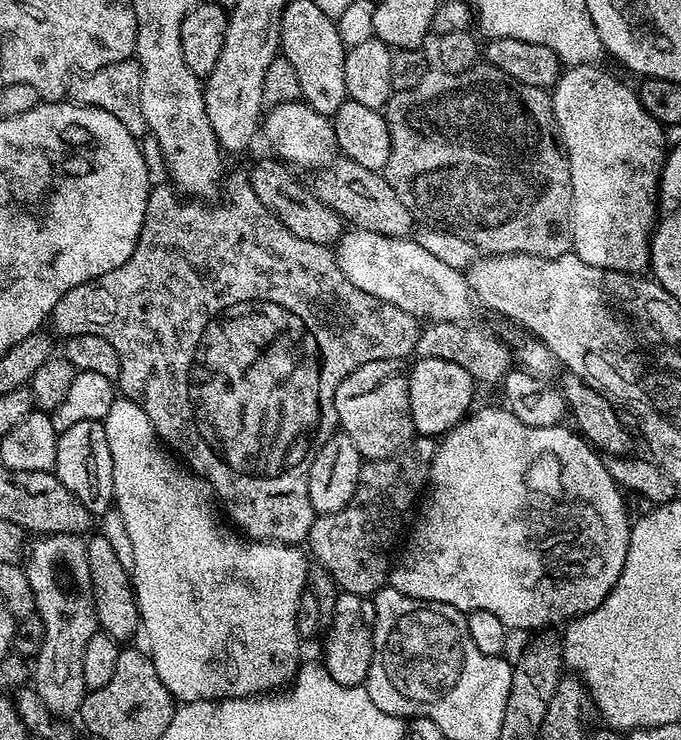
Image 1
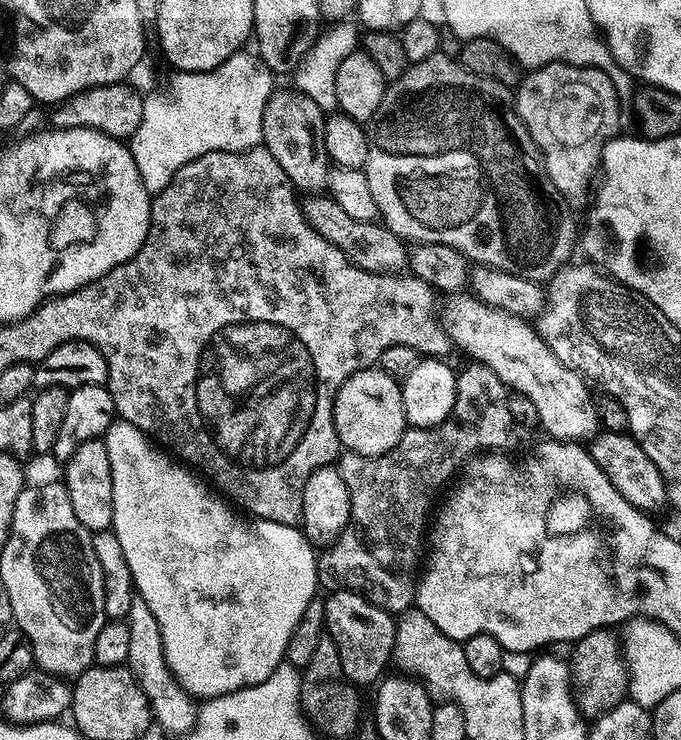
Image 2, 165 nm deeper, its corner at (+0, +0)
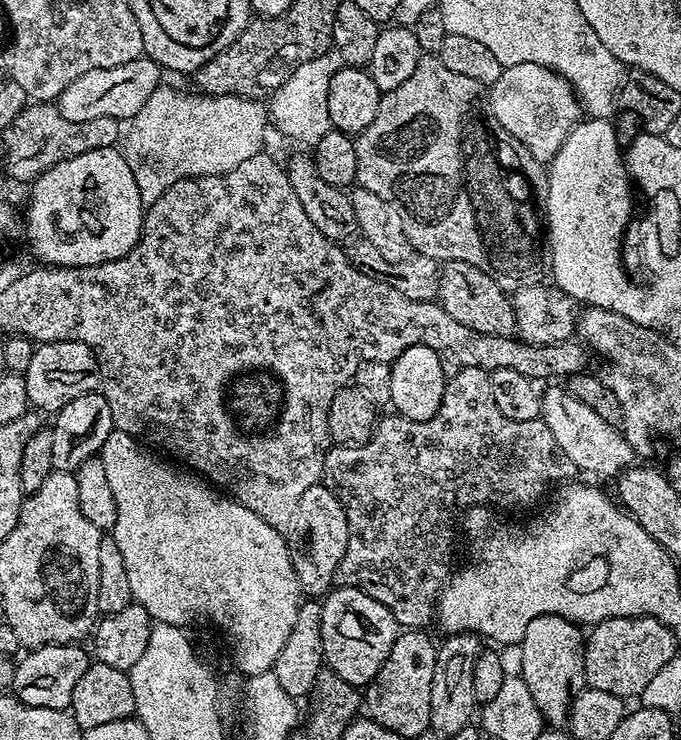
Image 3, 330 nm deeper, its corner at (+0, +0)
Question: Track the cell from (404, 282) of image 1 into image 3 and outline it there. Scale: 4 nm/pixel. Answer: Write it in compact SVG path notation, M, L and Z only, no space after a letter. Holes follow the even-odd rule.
M548 386L543 389L543 393L540 415L546 426L550 426L550 434L554 434L554 442L558 442L562 454L574 462L577 470L581 473L589 472L592 476L615 478L625 468L633 467L632 447L617 425L604 421L599 414L594 414L594 410L590 410L590 406L578 402L578 398L574 398L567 387Z

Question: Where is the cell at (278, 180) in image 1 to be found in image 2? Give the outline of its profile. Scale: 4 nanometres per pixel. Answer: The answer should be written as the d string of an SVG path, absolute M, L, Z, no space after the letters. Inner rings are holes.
M328 194L305 195L302 207L306 222L313 230L326 238L326 242L338 246L338 250L342 250L342 254L346 254L346 258L354 266L367 272L385 274L400 274L405 271L409 249L405 241L395 236L383 223L376 220L358 222L358 218L350 218L350 214L346 214L346 210L342 210L342 206L338 206L338 202L334 202Z

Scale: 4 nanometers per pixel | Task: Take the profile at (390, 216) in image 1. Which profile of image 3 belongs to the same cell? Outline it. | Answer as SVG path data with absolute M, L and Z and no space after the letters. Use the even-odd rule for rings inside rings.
M449 260L441 267L438 302L446 314L450 314L450 318L462 322L462 326L470 326L470 330L478 330L478 334L517 335L512 296L502 286L498 286L490 274L478 270L478 266L470 266L470 262Z

